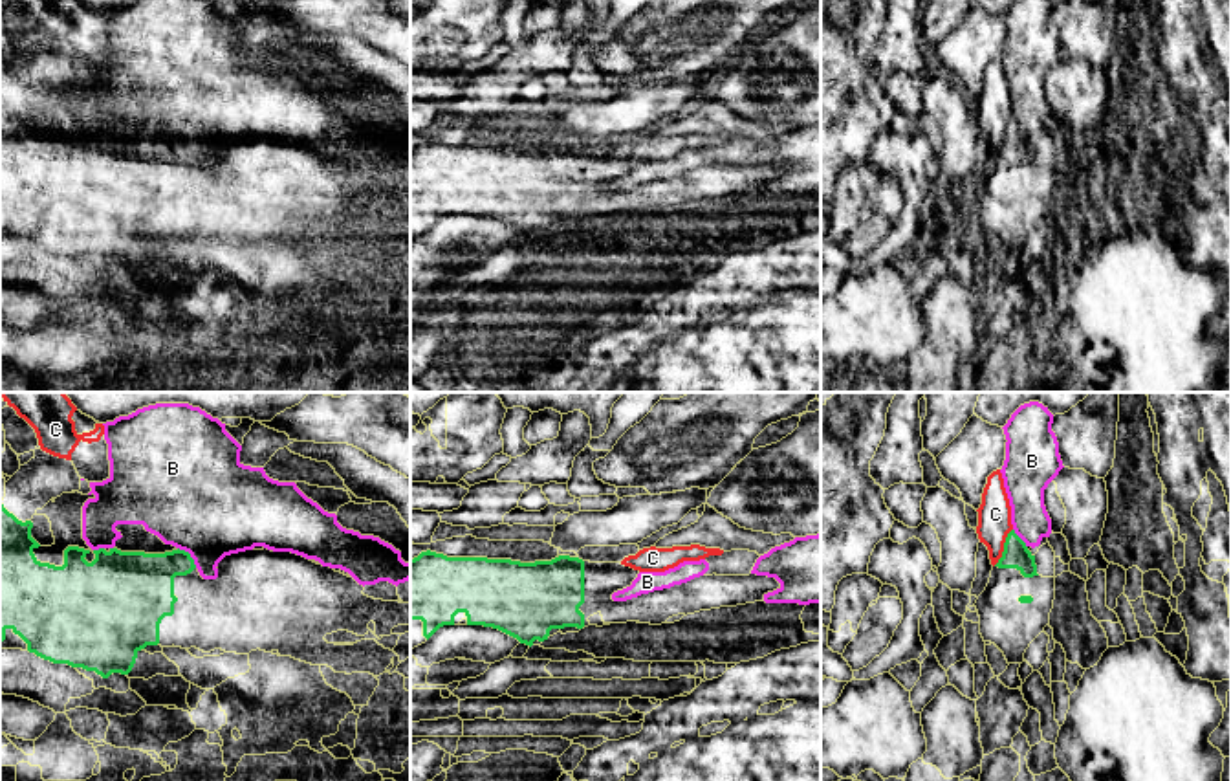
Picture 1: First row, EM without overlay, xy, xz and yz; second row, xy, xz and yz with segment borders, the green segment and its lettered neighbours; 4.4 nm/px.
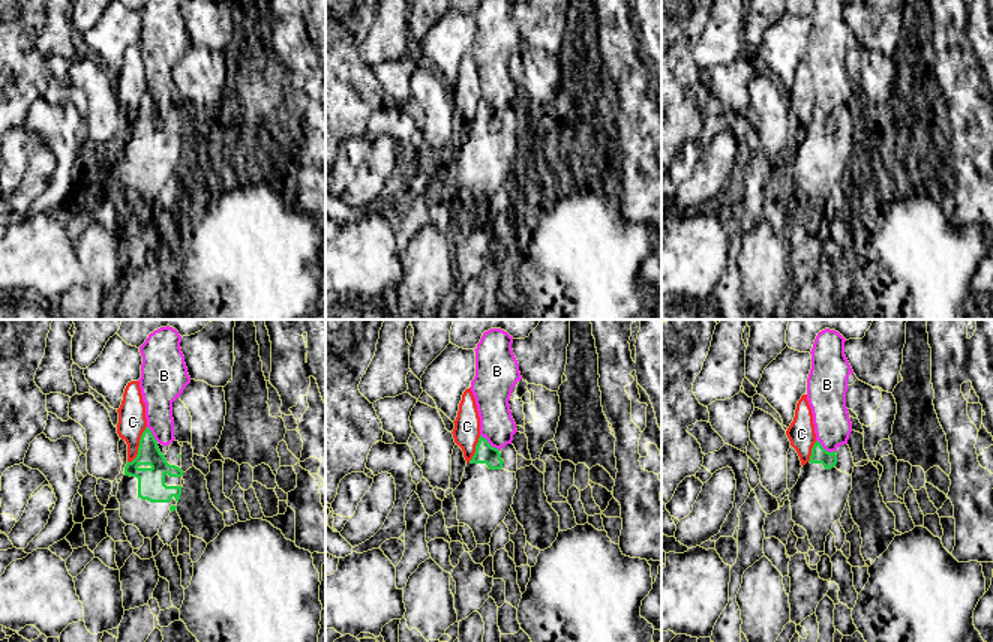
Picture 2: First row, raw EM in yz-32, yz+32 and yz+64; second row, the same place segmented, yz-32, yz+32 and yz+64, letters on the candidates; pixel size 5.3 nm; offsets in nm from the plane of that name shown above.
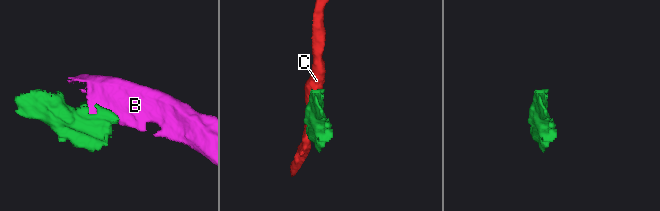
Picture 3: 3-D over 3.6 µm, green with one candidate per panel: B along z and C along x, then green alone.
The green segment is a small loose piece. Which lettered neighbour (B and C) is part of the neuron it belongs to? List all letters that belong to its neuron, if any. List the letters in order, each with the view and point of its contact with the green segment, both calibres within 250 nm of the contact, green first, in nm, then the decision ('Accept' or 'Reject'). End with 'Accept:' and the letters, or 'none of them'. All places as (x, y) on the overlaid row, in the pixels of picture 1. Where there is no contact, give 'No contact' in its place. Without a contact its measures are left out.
B: Touches green at xy (189, 556). Thickness 280 nm (green) against 460 nm. Reject
C: Touches green at yz (1004, 547). Thickness 120 nm (green) against 140 nm. Reject
Accept: none of them

